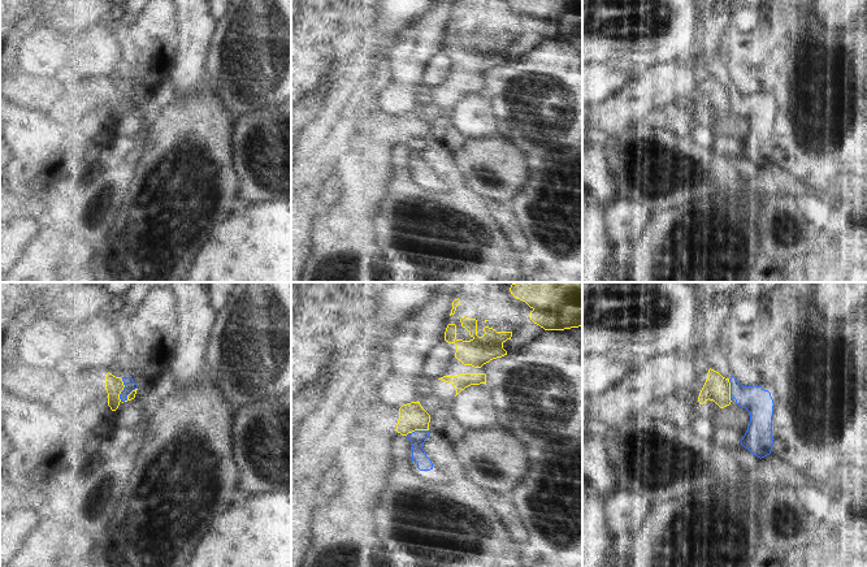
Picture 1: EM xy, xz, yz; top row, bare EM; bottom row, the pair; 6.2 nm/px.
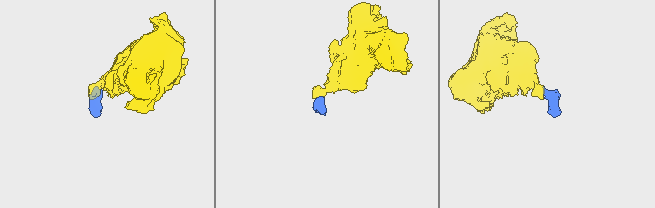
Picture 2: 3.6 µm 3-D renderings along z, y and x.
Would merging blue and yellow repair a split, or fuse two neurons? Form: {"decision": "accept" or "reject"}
{"decision": "reject"}

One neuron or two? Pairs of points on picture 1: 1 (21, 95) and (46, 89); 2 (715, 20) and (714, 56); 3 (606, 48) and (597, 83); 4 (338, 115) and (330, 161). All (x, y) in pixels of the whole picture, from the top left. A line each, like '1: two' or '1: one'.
1: one
2: one
3: two
4: one

